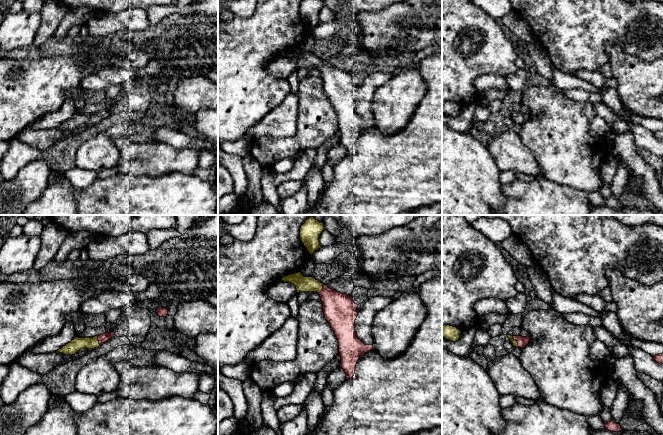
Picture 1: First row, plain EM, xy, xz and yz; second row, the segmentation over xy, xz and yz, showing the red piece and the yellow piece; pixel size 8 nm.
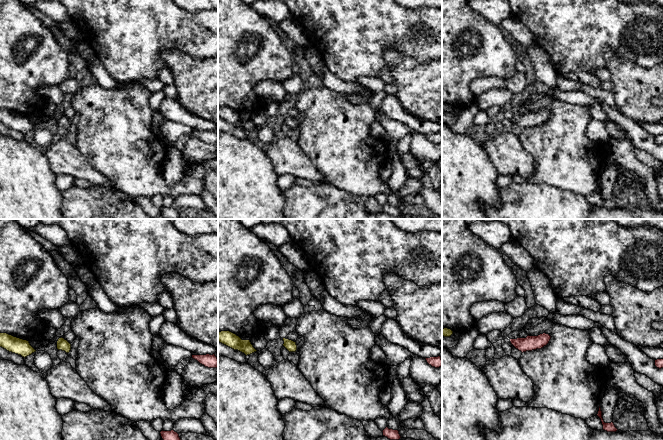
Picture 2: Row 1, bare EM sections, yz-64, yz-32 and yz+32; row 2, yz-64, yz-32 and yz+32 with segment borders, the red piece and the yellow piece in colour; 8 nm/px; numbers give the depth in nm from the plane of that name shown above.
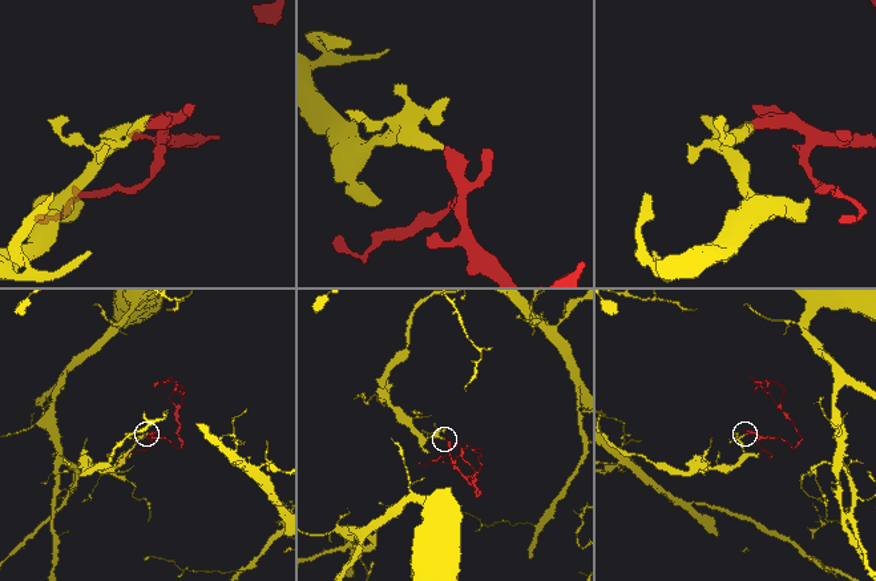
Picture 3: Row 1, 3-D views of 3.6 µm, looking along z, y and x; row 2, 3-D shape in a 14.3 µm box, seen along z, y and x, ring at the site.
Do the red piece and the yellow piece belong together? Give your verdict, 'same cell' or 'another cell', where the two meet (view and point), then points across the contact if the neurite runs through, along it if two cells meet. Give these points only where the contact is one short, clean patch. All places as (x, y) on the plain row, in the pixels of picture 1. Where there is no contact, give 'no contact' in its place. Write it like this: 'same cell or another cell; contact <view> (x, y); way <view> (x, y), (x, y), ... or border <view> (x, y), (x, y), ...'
same cell; contact xy (98, 116); way xy (102, 115), (98, 116), (92, 119), (77, 120)

